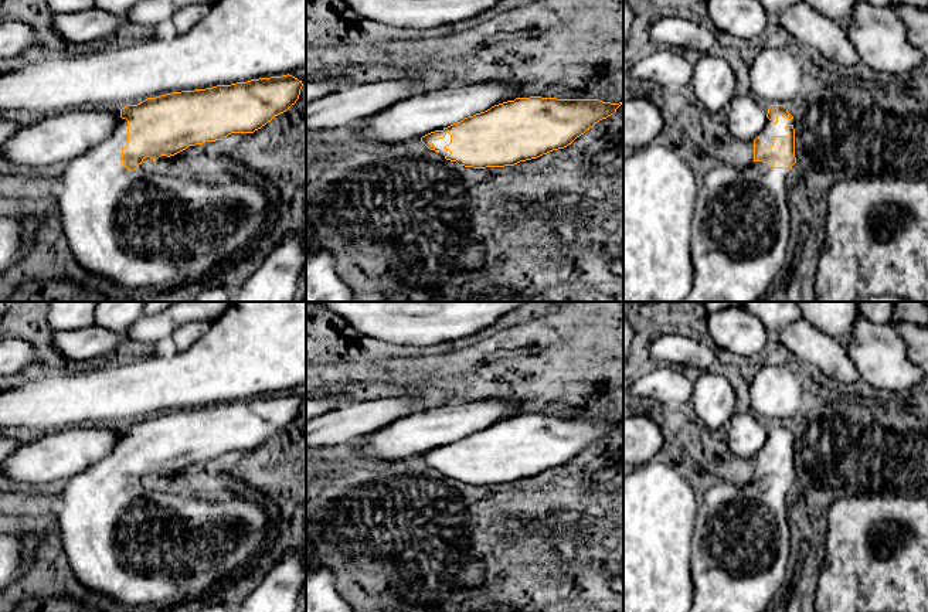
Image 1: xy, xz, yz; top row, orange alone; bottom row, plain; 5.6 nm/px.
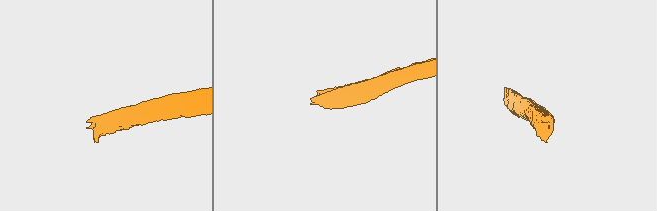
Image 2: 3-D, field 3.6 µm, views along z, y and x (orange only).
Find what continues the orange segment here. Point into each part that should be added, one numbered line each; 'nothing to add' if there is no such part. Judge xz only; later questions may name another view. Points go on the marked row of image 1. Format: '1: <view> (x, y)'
1: xz (441, 143)

